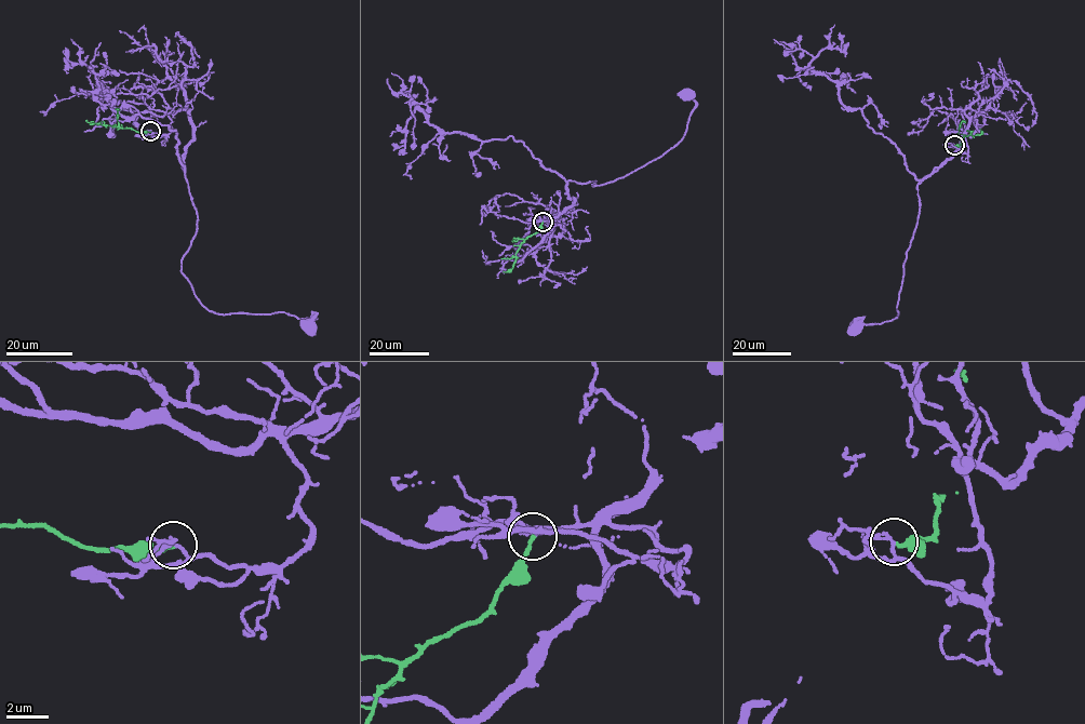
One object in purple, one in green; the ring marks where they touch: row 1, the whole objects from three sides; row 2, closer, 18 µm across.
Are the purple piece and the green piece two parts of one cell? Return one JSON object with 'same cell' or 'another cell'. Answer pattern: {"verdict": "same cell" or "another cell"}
{"verdict": "another cell"}

